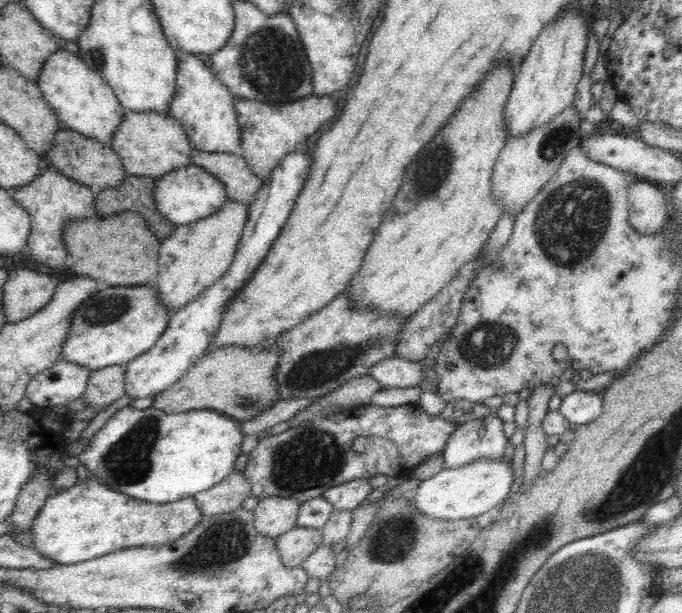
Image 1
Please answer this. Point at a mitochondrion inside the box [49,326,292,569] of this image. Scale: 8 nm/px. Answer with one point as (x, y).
(128, 460)

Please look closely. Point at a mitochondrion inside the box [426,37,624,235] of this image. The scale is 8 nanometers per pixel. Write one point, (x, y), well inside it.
(551, 145)

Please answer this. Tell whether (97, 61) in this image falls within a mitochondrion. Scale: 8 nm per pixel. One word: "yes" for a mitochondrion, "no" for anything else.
no

